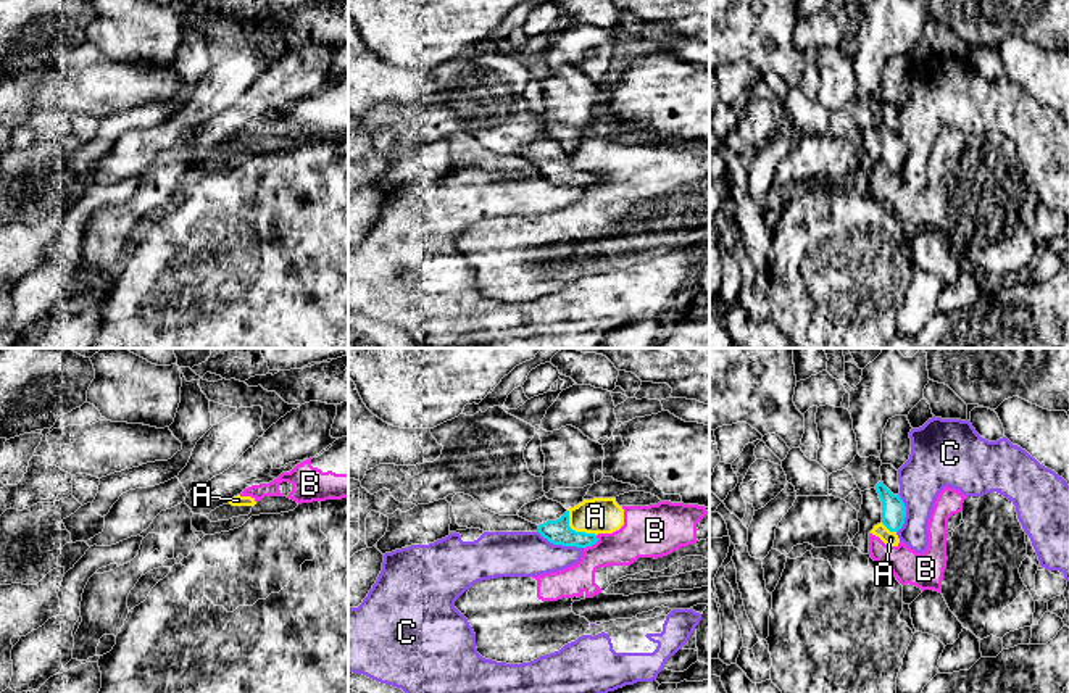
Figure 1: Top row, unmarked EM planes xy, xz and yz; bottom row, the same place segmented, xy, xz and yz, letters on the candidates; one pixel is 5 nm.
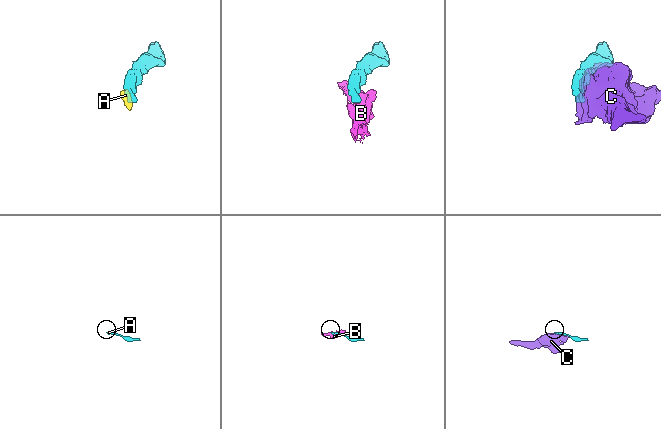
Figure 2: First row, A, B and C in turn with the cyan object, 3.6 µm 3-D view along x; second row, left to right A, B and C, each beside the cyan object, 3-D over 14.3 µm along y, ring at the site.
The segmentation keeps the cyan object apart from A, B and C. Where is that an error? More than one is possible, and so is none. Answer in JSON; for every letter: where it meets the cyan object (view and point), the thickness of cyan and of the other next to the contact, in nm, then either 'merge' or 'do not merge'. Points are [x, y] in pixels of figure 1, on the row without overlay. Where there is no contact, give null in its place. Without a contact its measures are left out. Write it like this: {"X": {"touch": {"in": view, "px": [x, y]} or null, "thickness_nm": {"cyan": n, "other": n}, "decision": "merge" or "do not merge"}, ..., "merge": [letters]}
{"A": {"touch": {"in": "xz", "px": [574, 170]}, "thickness_nm": {"cyan": 130, "other": 180}, "decision": "do not merge"}, "B": {"touch": {"in": "xz", "px": [592, 182]}, "thickness_nm": {"cyan": 130, "other": 200}, "decision": "do not merge"}, "C": {"touch": {"in": "xz", "px": [560, 182]}, "thickness_nm": {"cyan": 130, "other": 220}, "decision": "do not merge"}, "merge": []}

